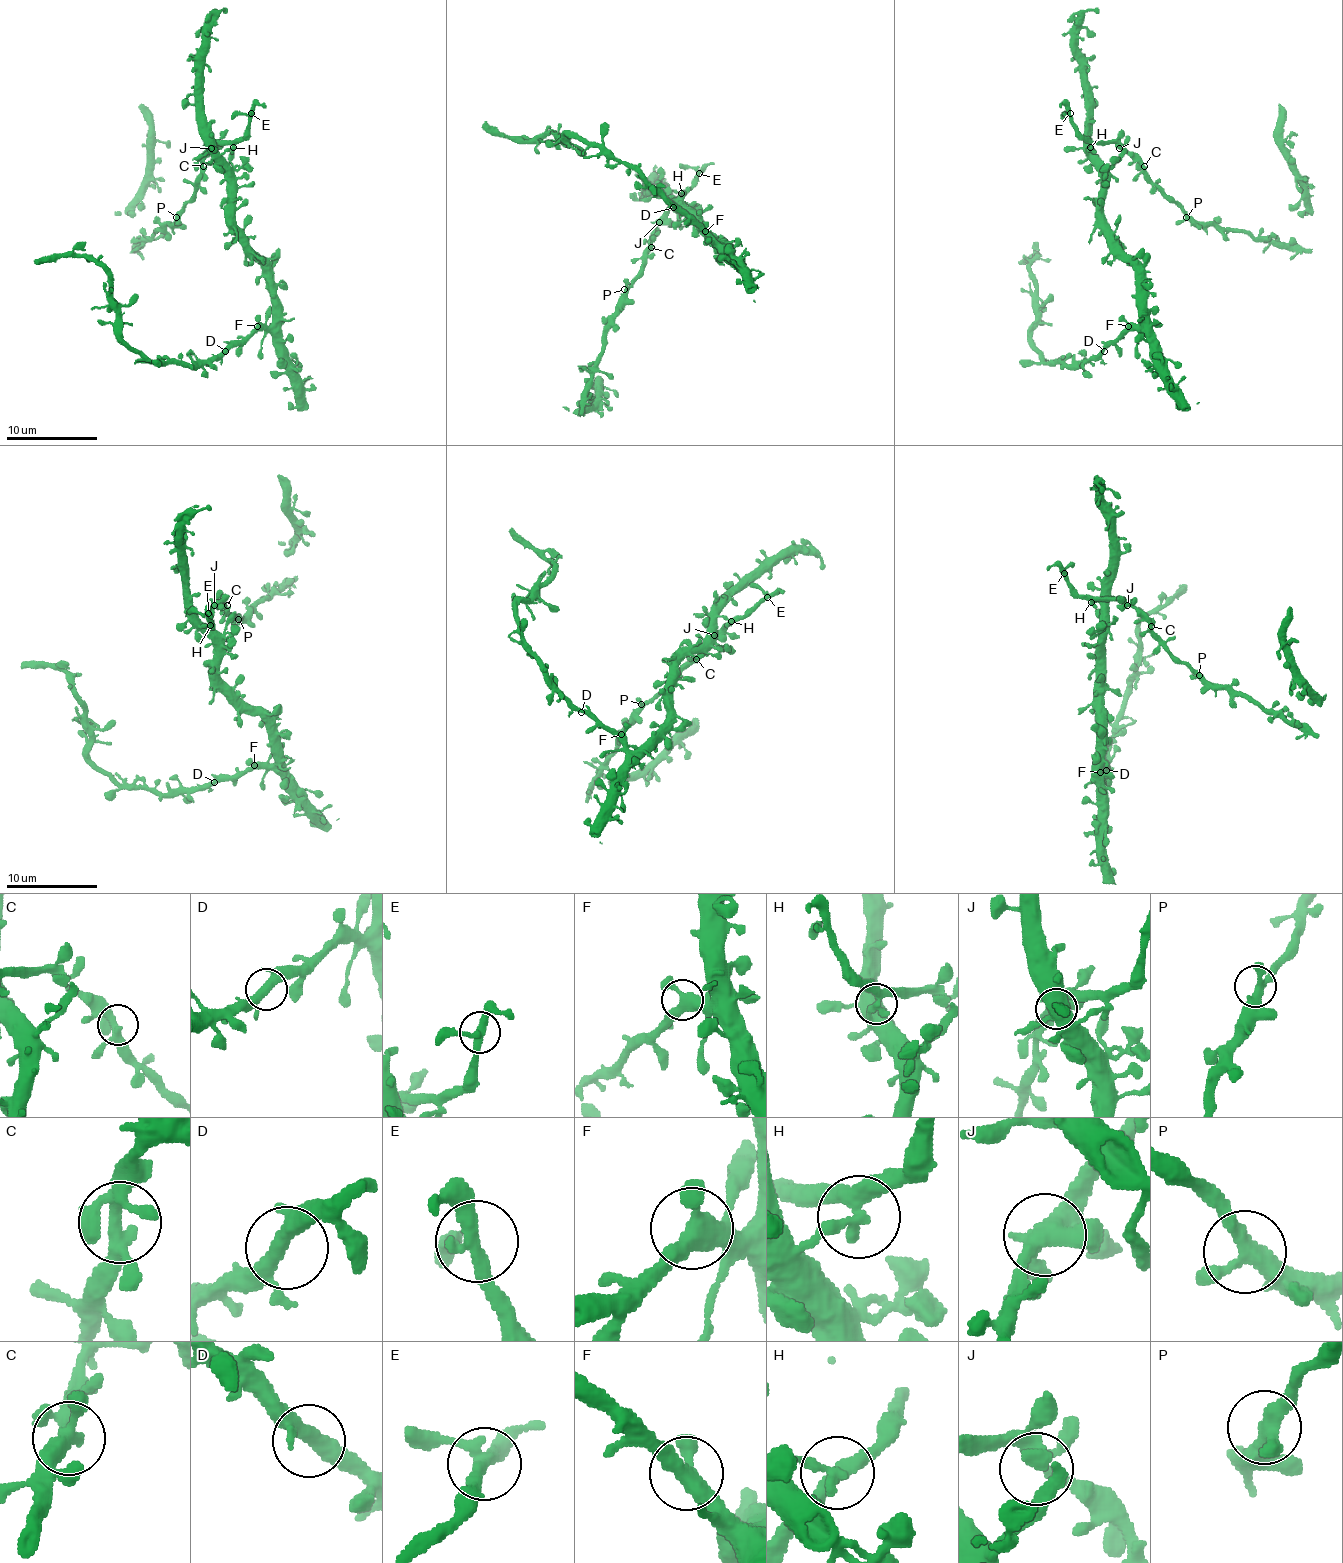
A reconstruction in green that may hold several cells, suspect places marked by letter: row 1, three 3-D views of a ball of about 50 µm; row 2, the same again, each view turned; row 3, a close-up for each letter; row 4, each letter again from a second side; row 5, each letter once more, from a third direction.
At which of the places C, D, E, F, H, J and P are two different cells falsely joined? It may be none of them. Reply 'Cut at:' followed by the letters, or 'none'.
Cut at: H

